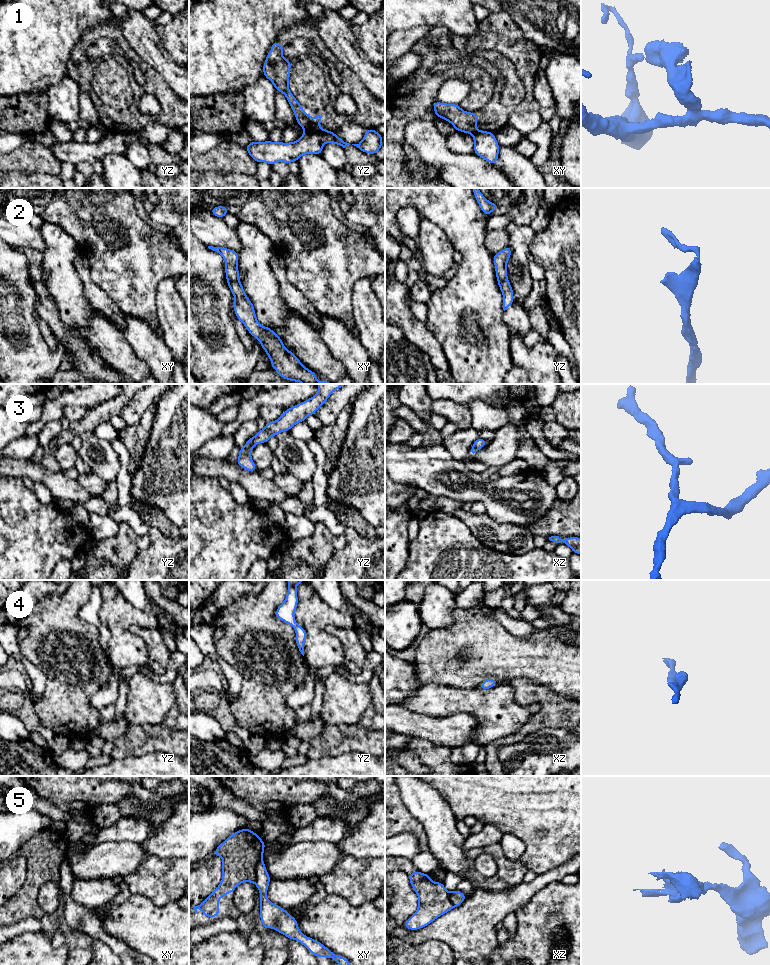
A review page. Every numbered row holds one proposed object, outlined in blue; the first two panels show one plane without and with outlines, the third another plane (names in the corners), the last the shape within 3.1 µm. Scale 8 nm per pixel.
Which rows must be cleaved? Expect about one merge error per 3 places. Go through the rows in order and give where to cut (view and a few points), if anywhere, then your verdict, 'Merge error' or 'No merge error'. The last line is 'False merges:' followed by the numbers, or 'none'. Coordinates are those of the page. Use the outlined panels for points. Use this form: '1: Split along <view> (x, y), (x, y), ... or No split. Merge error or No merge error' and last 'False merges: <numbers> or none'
1: Split along yz (305, 130), (329, 132). Merge error
2: No split. No merge error
3: No split. No merge error
4: No split. No merge error
5: Split along xy (261, 858), (257, 864), (256, 879), (253, 882). Merge error
False merges: 1, 5

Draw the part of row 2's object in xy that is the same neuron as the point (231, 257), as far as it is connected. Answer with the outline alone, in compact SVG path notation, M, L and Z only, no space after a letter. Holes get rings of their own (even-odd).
M208 246L225 259L225 273L228 287L235 301L233 309L237 318L244 324L248 332L260 342L261 347L271 360L271 366L286 380L303 384L331 384L329 381L317 381L317 375L307 369L301 361L288 351L281 338L270 328L262 326L256 318L253 303L247 297L239 280L239 255L234 250L222 247Z

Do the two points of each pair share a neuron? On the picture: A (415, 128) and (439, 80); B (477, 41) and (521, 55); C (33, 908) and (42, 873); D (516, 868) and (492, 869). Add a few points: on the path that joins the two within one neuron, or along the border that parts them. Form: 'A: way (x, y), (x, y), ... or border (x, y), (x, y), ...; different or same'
A: border (433, 121), (411, 119), (405, 126), (403, 136); different
B: way (488, 41), (507, 41), (510, 44); same
C: way (31, 899), (31, 885), (33, 882); same
D: border (480, 853), (488, 853), (494, 859), (496, 874); different

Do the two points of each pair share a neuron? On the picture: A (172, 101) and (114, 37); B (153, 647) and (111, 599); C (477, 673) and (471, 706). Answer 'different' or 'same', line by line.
A: same
B: different
C: different

